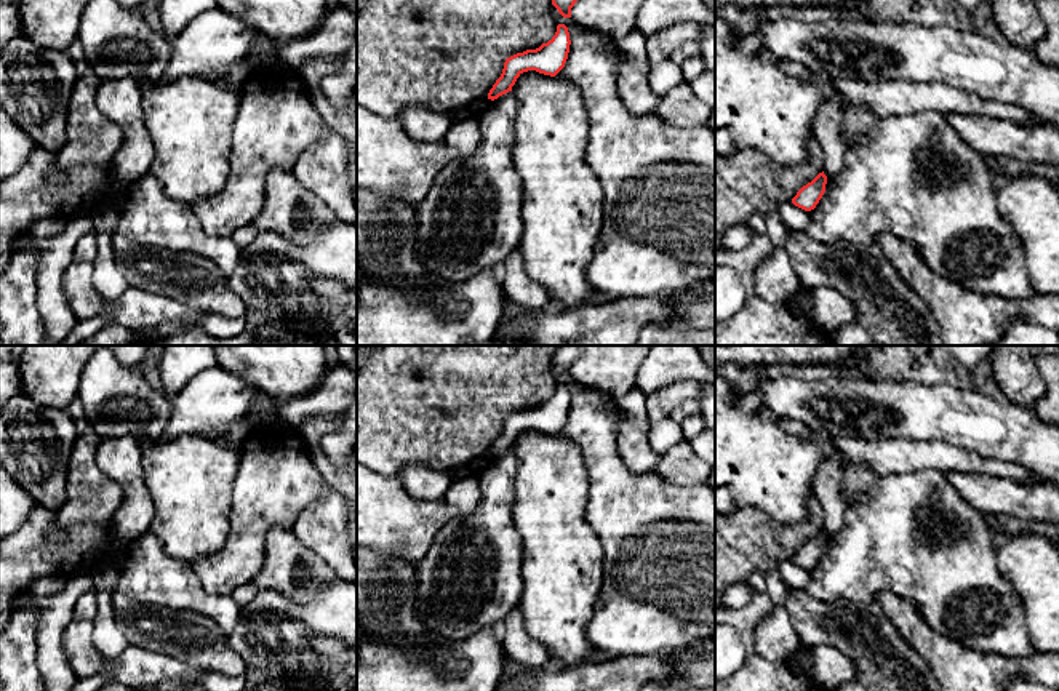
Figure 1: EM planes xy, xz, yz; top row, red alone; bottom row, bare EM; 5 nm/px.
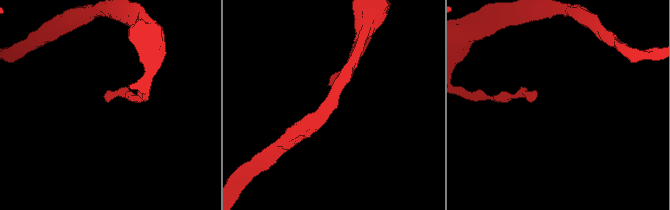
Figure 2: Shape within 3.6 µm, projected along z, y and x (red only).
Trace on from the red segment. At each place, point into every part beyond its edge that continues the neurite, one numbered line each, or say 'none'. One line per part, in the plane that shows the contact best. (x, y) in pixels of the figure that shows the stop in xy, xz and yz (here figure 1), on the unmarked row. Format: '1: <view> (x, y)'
none

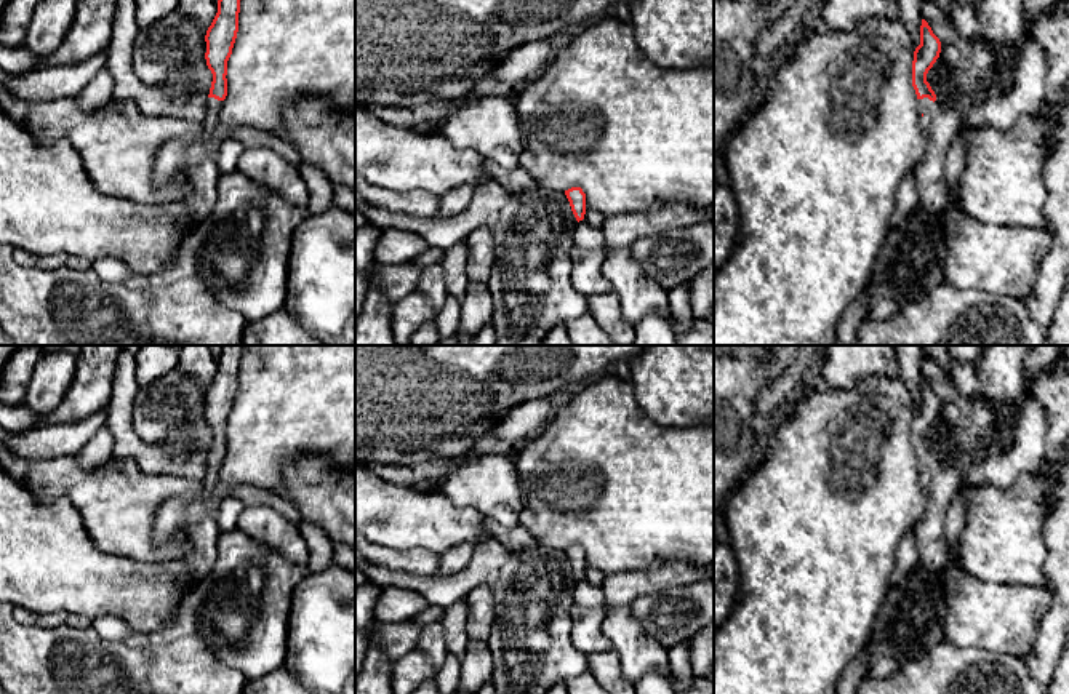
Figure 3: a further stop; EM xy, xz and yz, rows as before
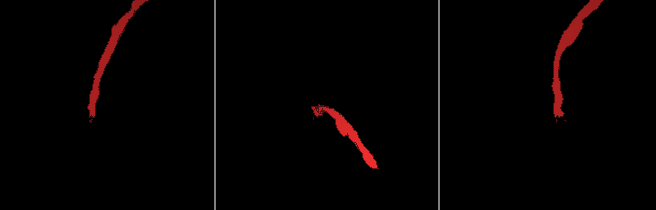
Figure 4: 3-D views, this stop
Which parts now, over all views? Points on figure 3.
1: yz (941, 480)

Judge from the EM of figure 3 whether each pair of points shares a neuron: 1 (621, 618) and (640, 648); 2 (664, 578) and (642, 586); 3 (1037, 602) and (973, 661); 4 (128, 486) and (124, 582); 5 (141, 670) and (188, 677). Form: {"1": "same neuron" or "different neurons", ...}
{"1": "same neuron", "2": "same neuron", "3": "different neurons", "4": "different neurons", "5": "same neuron"}

